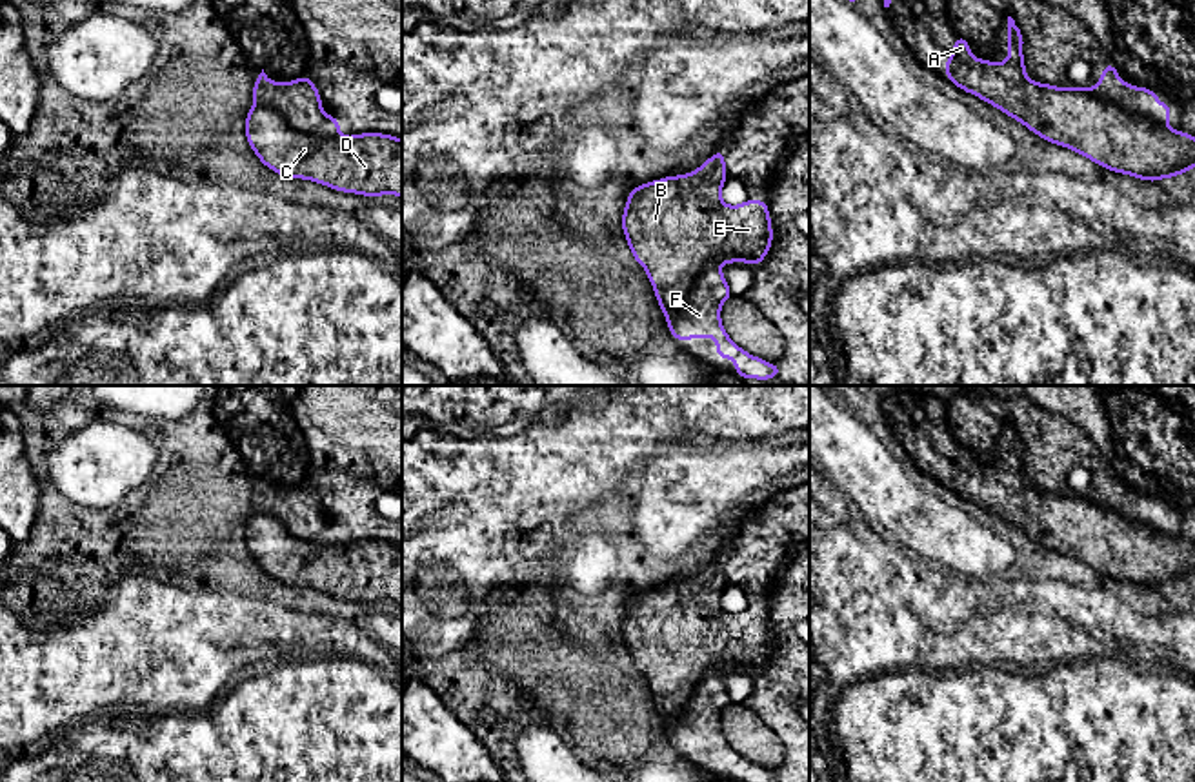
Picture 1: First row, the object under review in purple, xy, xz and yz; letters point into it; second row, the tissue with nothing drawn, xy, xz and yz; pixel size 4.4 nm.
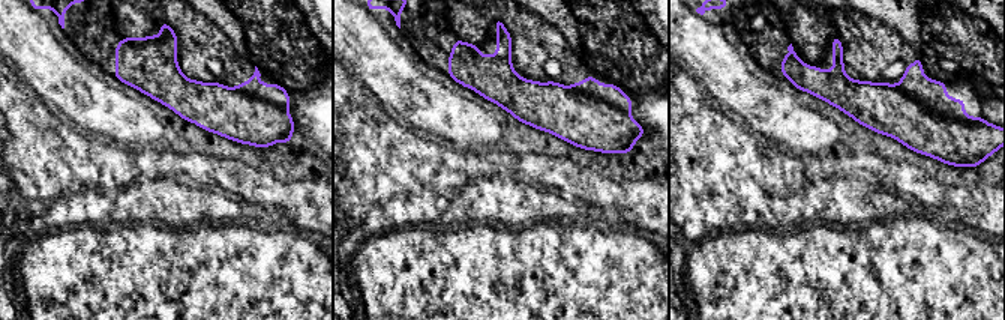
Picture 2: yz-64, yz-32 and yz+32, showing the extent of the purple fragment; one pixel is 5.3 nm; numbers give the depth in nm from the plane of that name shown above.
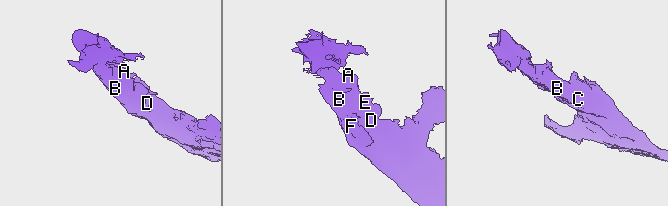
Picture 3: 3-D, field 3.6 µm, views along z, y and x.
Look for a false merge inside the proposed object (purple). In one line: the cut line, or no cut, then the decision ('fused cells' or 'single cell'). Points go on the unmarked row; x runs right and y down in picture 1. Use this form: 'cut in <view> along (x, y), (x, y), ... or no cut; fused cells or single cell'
cut in xy along (255, 511), (270, 511), (301, 539), (339, 542); fused cells

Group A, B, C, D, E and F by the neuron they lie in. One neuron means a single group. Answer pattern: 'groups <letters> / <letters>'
groups A B C D E / F

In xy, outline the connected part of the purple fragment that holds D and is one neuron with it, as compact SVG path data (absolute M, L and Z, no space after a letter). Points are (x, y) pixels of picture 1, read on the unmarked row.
M253 513L246 546L260 569L284 586L302 586L336 598L402 606L402 547L393 542L306 542L271 513Z

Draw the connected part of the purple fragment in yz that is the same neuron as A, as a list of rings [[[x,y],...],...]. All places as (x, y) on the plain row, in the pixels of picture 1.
[[[1008,424],[1008,467],[1004,471],[973,464],[969,449],[959,442],[946,467],[946,487],[1004,518],[1040,546],[1077,558],[1113,580],[1155,591],[1195,575],[1195,544],[1159,535],[1148,526],[1120,518],[1115,511],[1091,502],[1088,495],[1055,495],[1033,489],[1026,482],[1022,453],[1024,444],[1011,424]]]

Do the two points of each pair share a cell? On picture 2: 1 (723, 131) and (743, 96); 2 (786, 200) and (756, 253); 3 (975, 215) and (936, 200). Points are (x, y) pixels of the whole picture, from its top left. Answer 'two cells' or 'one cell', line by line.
1: two cells
2: two cells
3: one cell

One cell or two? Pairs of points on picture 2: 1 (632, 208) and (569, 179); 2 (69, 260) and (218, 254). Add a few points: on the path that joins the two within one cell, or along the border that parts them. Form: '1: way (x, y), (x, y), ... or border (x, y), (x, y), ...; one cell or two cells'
1: way (617, 200), (590, 188), (584, 182); one cell
2: way (107, 263), (180, 263); one cell

